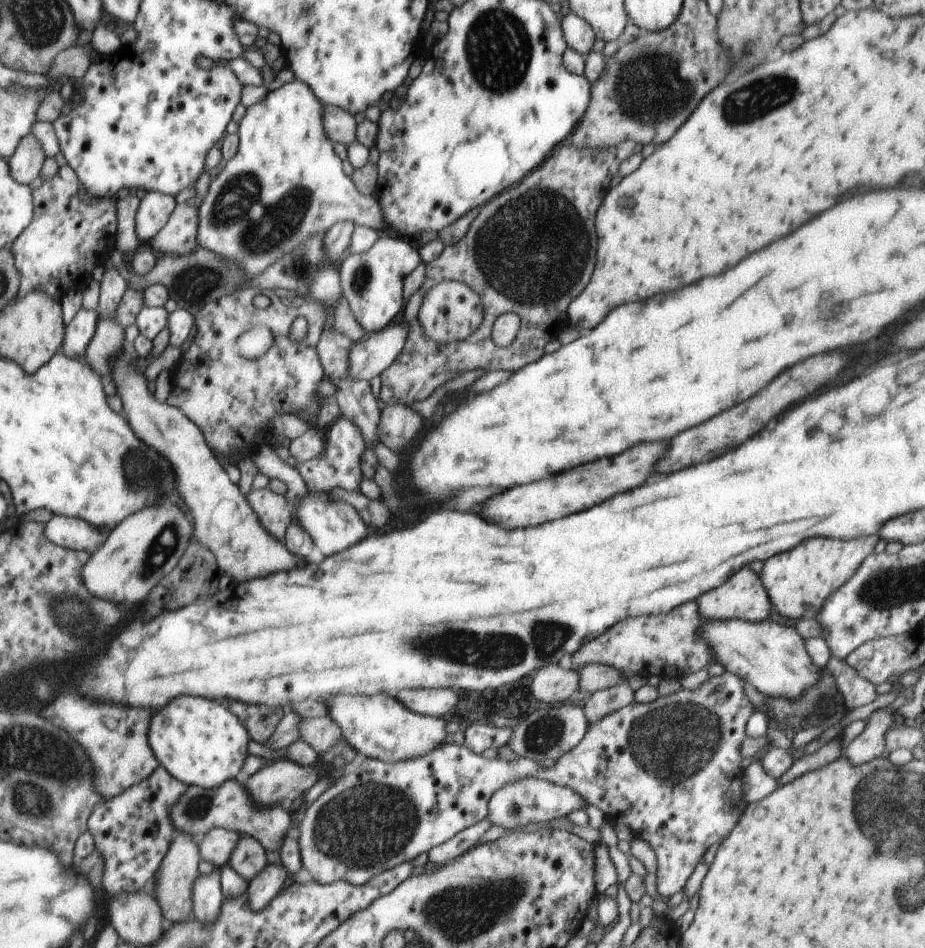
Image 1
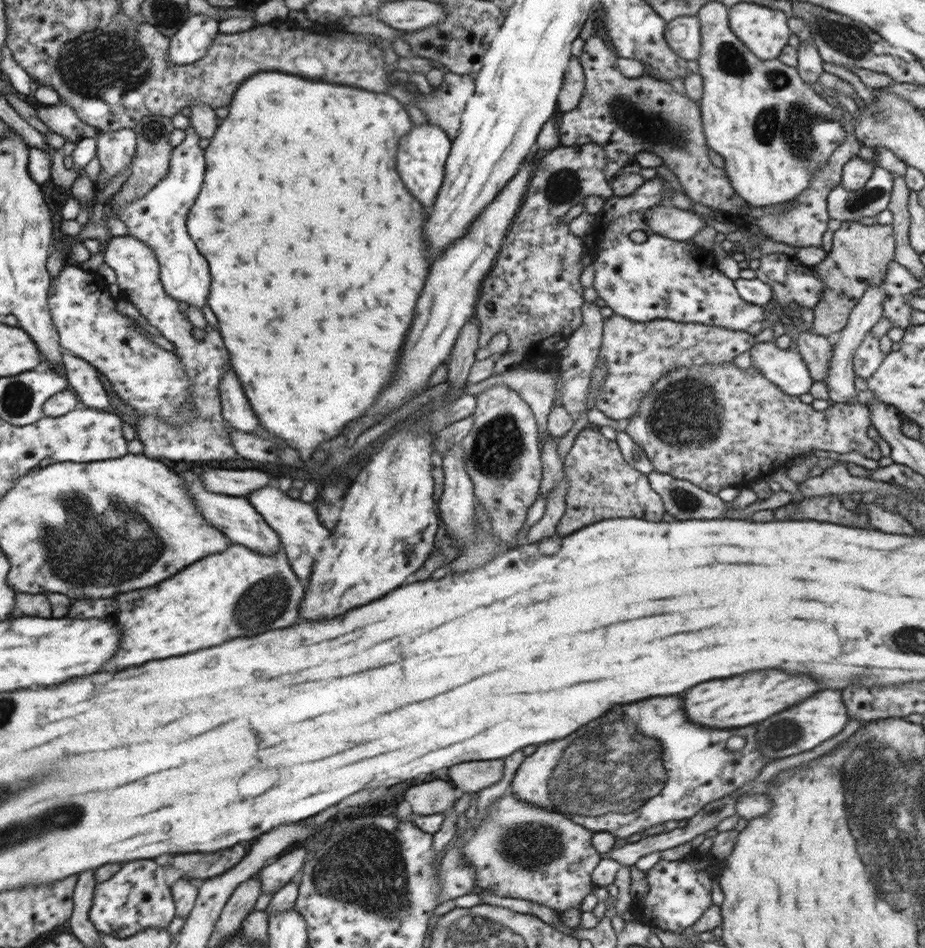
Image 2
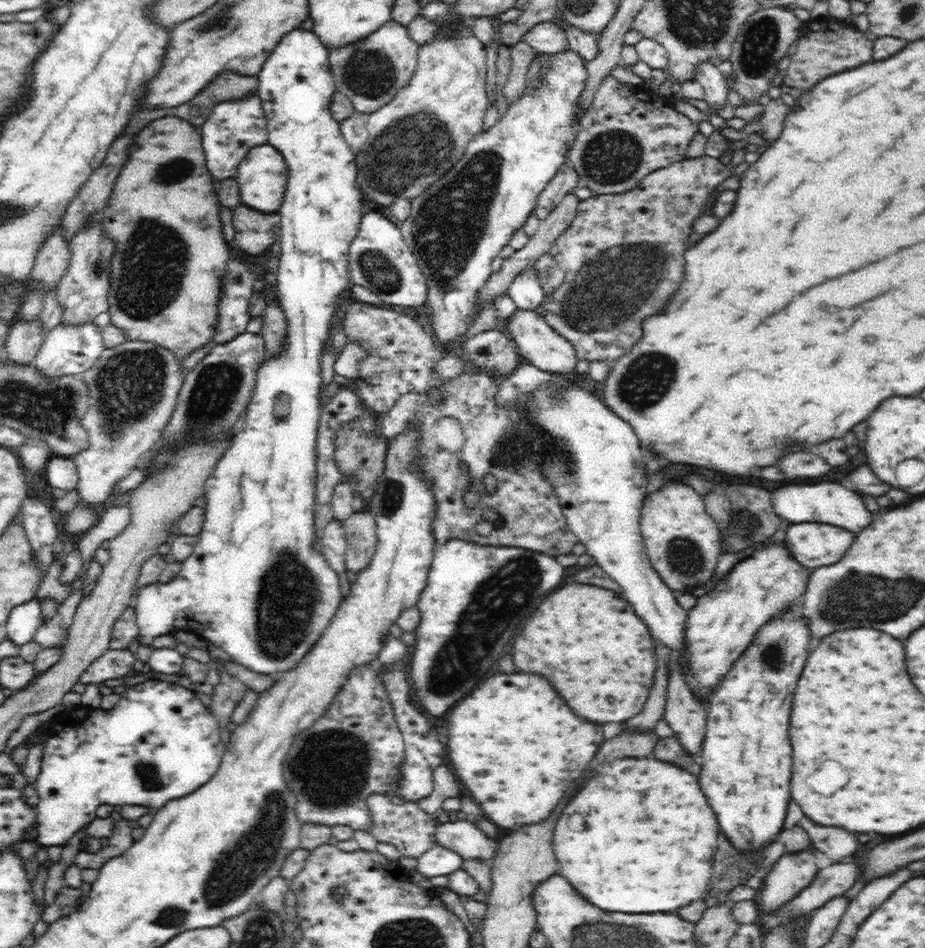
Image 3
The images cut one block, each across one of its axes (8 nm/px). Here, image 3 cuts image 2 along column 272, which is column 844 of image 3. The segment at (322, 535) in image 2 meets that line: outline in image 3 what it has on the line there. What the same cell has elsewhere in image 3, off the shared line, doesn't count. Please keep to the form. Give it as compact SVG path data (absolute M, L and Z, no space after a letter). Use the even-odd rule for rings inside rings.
M834 482L796 484L796 486L778 488L772 492L772 508L778 516L788 520L790 524L820 522L845 528L856 534L864 530L874 518L872 512L864 506L858 493L850 492Z

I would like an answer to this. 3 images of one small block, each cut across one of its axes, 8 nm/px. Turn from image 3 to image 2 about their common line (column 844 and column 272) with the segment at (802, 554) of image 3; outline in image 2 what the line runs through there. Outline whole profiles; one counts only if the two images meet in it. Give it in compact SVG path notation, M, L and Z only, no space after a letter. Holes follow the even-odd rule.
M180 472L180 476L184 478L183 482L187 486L187 494L191 496L192 500L195 500L196 508L199 508L199 511L203 513L203 517L208 521L208 524L218 528L232 542L265 555L271 555L282 549L277 532L263 519L263 516L247 497L213 493L205 487L201 476L194 474L194 472Z

